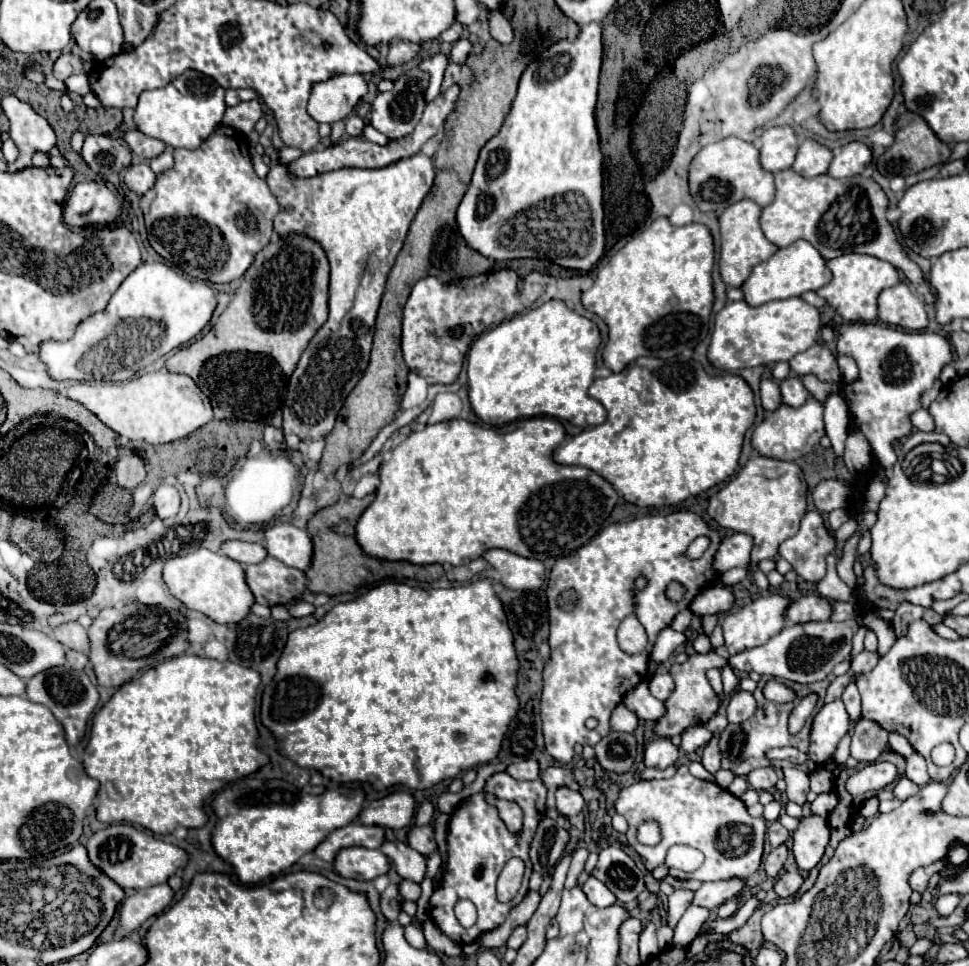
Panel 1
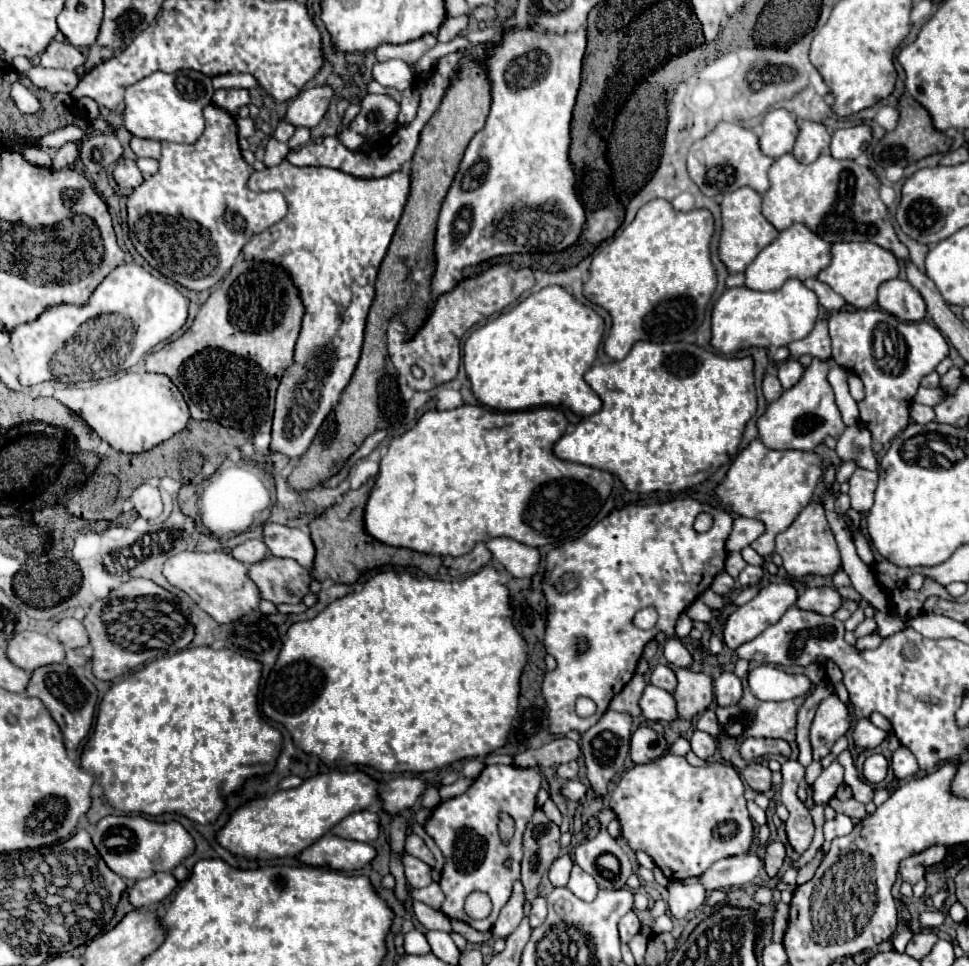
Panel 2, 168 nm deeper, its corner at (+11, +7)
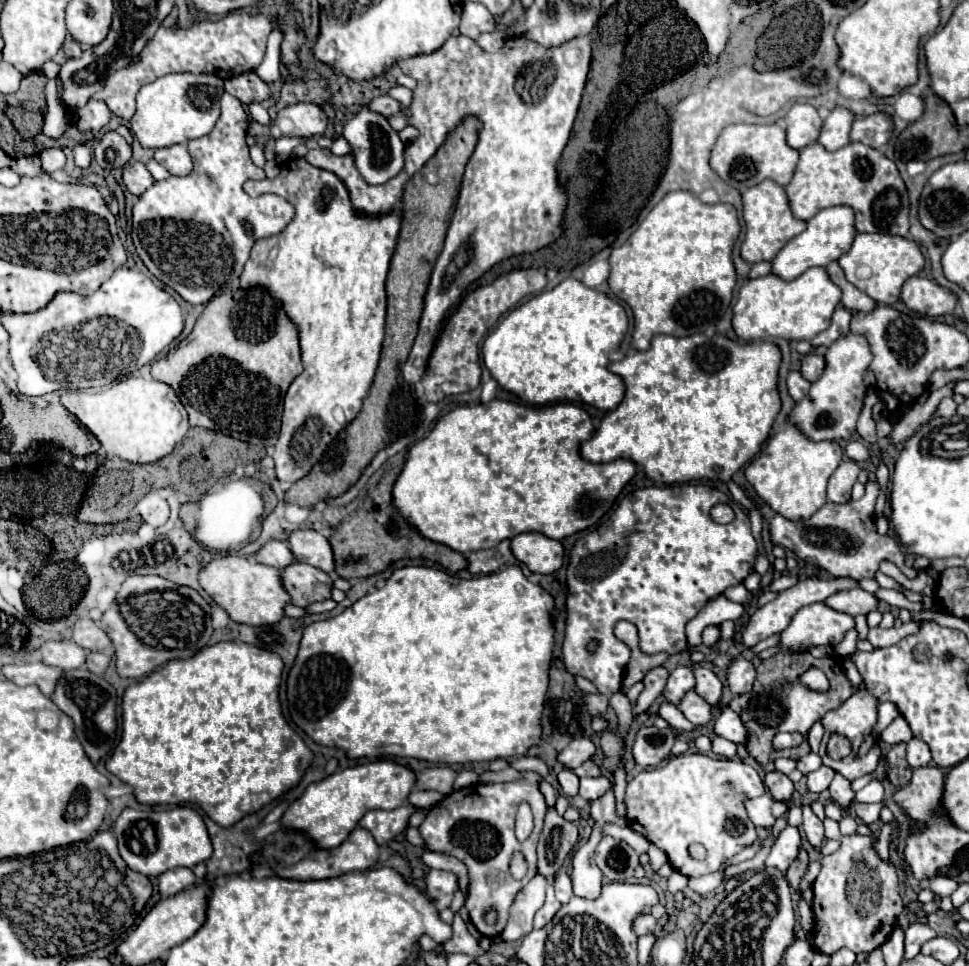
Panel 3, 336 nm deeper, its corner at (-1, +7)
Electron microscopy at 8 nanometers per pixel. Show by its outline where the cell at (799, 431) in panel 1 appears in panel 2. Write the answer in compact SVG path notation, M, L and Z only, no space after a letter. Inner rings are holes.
M814 358L812 364L806 368L804 376L788 388L778 400L768 404L764 416L758 418L758 432L762 442L774 450L814 450L820 446L828 436L838 438L846 424L840 418L840 410L834 400L834 390L828 384L830 362Z

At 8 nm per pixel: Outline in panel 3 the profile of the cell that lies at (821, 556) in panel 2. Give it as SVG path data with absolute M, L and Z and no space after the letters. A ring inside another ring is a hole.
M868 480L865 494L860 500L846 504L826 502L812 518L804 522L790 522L776 514L770 520L770 538L774 544L792 550L800 560L814 562L818 568L828 570L834 578L874 578L878 564L890 560L894 564L904 564L904 554L898 542L890 536L880 536L874 526L874 504L880 492L876 480Z

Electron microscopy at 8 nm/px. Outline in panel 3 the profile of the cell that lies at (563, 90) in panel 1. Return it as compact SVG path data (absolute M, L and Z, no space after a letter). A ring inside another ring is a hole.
M452 34L432 54L398 60L402 72L412 76L418 86L410 108L402 110L400 116L392 116L390 124L394 130L412 124L420 136L406 144L404 168L394 180L380 186L366 184L351 153L335 156L329 150L316 148L305 156L312 166L330 170L344 180L356 212L382 214L400 204L404 184L412 178L412 172L418 172L436 153L446 134L456 126L456 120L474 114L484 124L476 150L466 164L462 192L442 254L434 264L416 342L402 368L402 376L408 384L420 382L446 312L472 282L500 260L546 248L564 234L562 220L568 196L558 182L556 166L568 144L586 86L590 50L592 40L588 36L572 38L556 48L544 48L522 38L508 38L498 52L488 54L480 50L472 38Z

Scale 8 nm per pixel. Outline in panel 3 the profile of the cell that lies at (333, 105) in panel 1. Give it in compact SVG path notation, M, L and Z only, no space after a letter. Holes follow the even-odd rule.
M300 102L294 106L286 106L284 110L278 112L274 126L272 126L272 136L302 136L302 138L312 138L320 136L328 126L328 116L318 104L308 104Z

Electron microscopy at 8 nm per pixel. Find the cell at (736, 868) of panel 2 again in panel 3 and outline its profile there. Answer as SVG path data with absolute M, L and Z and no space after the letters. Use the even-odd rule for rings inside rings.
M786 826L778 834L774 846L770 848L770 854L766 858L766 866L772 866L772 868L778 868L778 870L786 872L786 868L798 856L798 850L800 850L800 834L798 834L798 828Z

